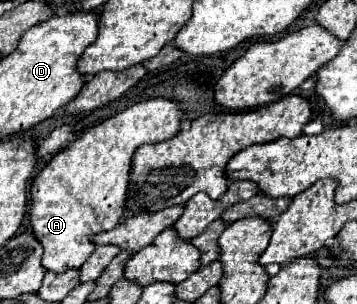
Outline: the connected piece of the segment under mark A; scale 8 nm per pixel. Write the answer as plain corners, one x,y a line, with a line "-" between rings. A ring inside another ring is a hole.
162,97
136,103
88,129
82,137
56,153
32,179
30,225
44,249
42,267
46,271
64,273
82,267
96,249
88,237
116,227
124,217
132,153
144,143
160,143
174,137
174,133
180,131
182,115
182,109
174,101

